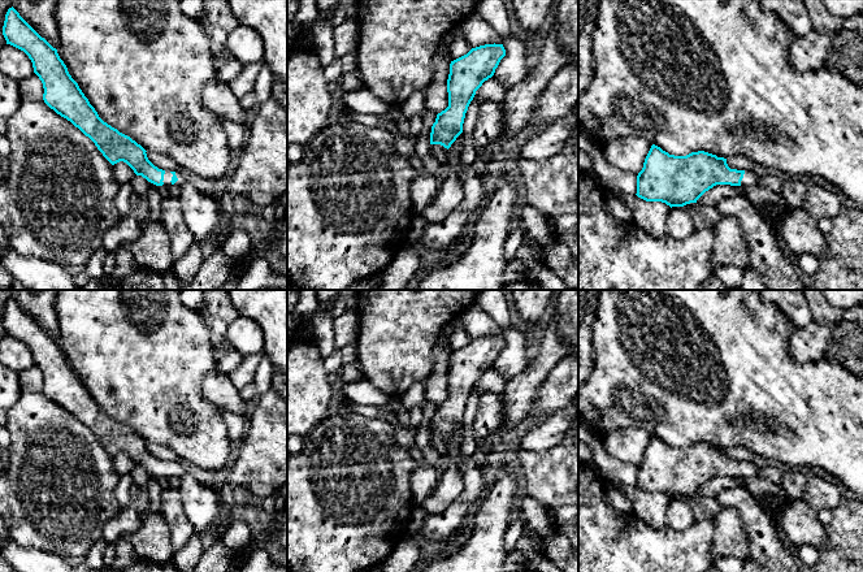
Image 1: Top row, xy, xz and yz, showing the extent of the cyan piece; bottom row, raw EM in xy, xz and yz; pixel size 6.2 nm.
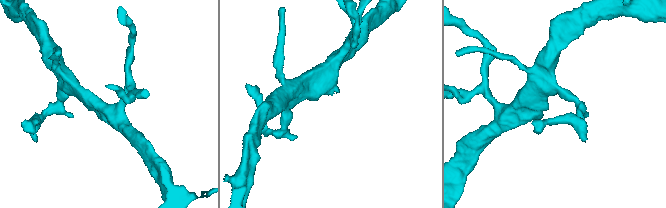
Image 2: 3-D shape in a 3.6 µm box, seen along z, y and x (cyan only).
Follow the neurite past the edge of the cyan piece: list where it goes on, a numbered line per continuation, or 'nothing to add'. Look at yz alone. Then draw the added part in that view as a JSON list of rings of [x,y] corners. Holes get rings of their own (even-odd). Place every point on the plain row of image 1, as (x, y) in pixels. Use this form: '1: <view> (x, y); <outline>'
1: yz (749, 469); [[[745,462],[741,477],[742,478],[759,477],[759,468],[755,464]]]

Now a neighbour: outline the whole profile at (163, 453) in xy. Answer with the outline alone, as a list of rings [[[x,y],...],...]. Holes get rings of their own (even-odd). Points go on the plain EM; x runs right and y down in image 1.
[[[147,442],[146,445],[148,451],[159,460],[170,463],[179,462],[178,455],[172,448],[153,442]]]

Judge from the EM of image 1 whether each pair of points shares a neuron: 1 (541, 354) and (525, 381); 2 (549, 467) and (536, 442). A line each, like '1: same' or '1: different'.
1: same
2: different

